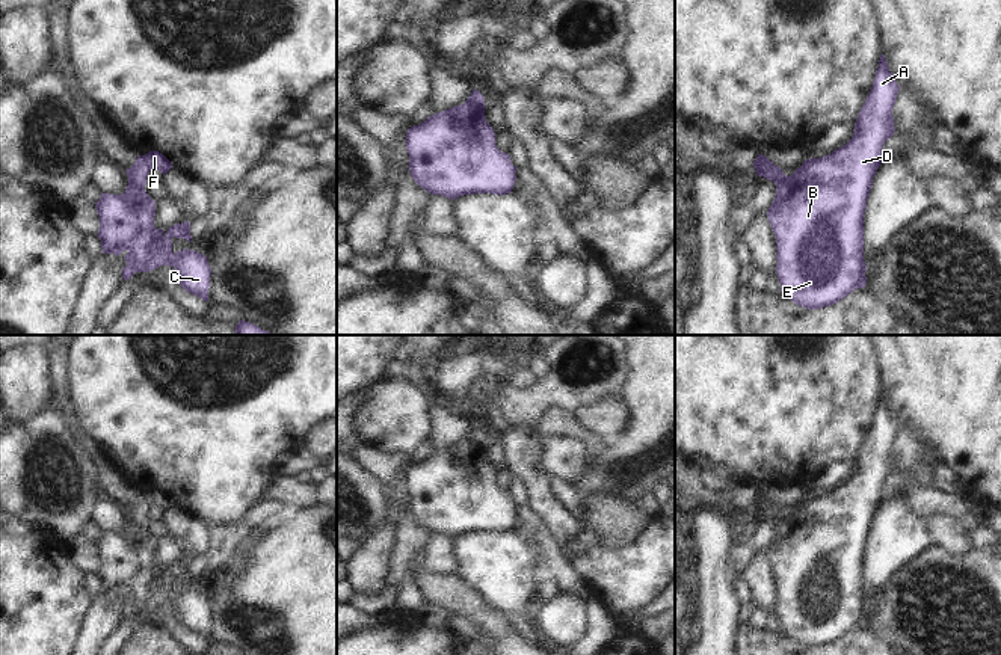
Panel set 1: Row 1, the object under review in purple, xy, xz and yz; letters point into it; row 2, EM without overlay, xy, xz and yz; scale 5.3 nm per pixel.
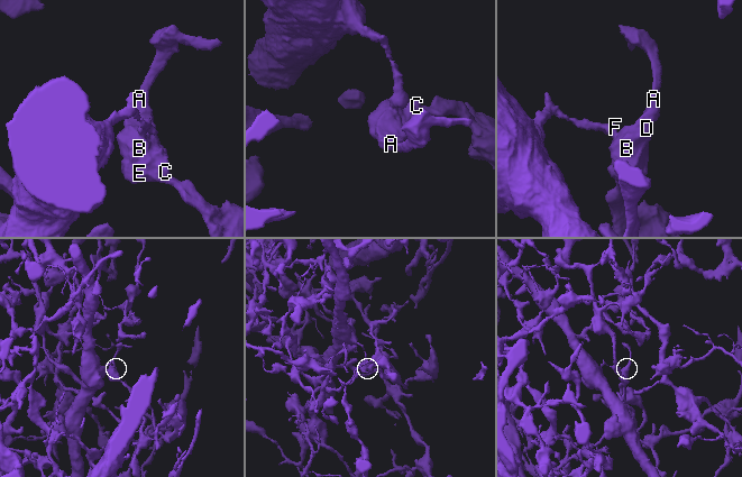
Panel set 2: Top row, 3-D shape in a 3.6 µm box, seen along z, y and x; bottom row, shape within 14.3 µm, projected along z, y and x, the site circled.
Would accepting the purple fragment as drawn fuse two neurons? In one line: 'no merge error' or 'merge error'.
merge error

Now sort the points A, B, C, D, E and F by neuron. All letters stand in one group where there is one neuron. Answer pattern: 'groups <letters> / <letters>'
groups A B C D E / F

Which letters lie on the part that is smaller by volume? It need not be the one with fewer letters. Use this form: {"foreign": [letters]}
{"foreign": ["F"]}

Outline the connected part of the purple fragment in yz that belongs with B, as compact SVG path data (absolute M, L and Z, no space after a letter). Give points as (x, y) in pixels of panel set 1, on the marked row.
M880 54L873 88L856 118L852 139L832 154L805 160L793 175L776 184L767 217L776 235L776 275L784 297L806 309L838 303L867 284L864 261L864 214L882 148L894 134L892 109L900 86Z

